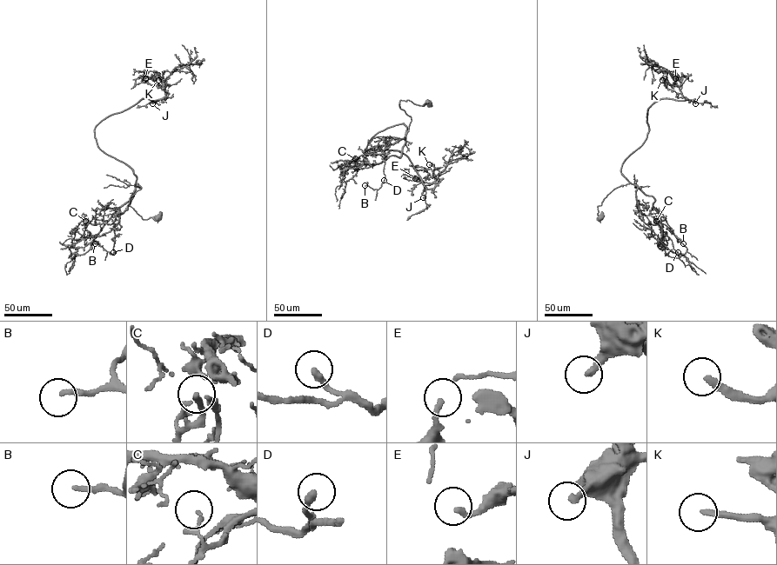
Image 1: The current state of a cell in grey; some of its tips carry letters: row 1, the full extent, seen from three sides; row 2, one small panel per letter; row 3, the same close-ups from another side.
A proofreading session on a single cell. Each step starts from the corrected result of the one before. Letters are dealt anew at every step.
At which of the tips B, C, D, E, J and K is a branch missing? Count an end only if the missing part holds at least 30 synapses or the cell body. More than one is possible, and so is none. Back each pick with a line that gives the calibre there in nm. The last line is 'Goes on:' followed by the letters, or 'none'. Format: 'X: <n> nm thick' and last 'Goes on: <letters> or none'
J: 280 nm thick
K: 200 nm thick
Goes on: J, K

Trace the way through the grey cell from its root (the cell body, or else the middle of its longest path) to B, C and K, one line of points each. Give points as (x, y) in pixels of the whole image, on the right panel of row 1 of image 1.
B: (601, 216), (597, 206), (608, 194), (634, 184), (643, 221), (673, 252), (686, 252), (683, 243)
C: (601, 216), (597, 206), (606, 196), (631, 183), (638, 187), (636, 202), (643, 221), (658, 224), (656, 221)
K: (601, 216), (603, 200), (630, 182), (621, 166), (646, 139), (648, 109), (660, 99), (686, 99), (662, 80)

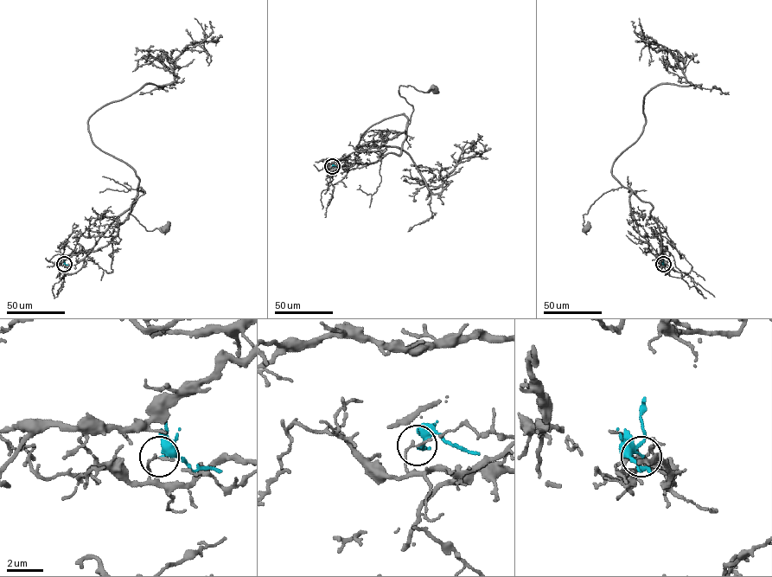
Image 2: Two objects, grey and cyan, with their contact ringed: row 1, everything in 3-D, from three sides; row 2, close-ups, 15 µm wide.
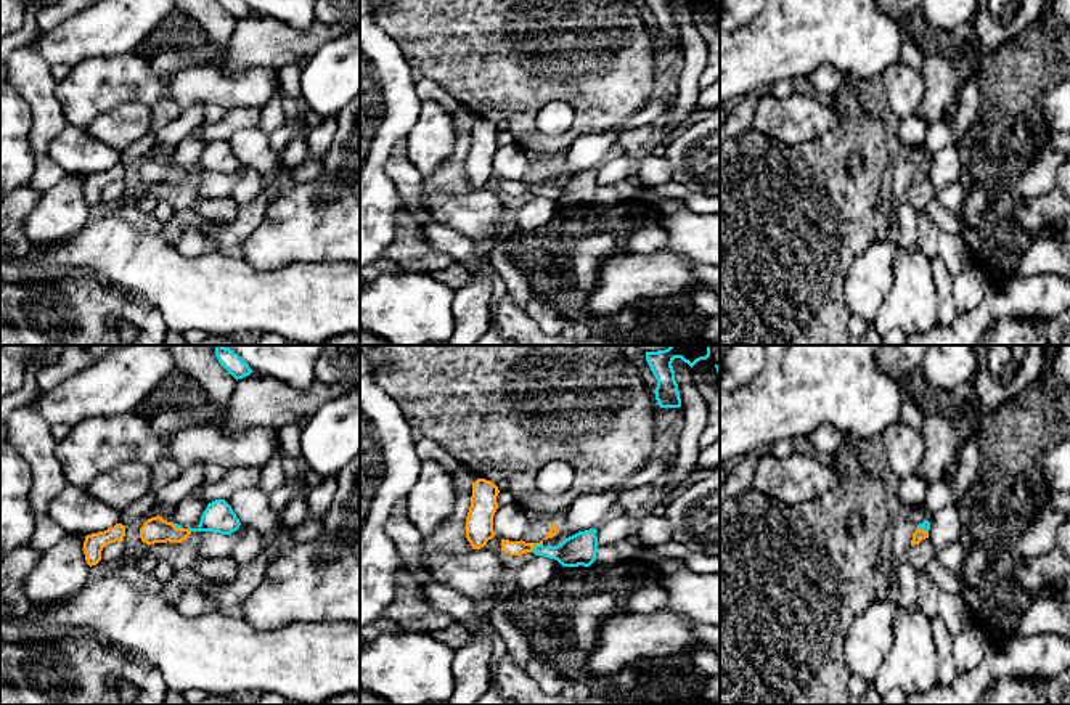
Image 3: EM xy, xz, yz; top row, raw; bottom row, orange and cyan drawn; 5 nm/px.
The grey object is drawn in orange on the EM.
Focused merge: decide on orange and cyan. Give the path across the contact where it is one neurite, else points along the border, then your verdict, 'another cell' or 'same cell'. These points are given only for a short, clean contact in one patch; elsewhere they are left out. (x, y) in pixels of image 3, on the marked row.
along xz (542, 543), (530, 551) | another cell

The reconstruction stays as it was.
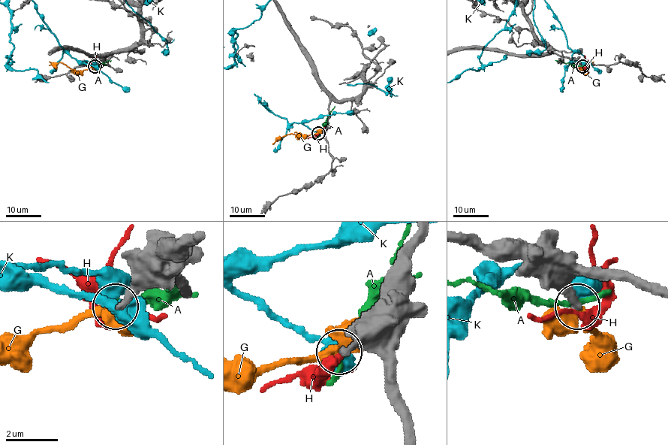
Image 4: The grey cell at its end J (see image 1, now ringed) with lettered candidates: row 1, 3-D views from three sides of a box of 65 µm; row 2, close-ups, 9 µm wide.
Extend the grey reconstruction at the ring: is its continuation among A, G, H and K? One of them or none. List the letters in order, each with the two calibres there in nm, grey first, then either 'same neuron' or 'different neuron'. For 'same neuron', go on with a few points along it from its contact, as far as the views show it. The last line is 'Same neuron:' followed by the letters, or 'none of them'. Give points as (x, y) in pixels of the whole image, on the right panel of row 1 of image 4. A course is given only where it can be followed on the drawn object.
A: 320 nm thick on the grey side, 180 nm on the other; different neuron
G: 280 nm thick on the grey side, 360 nm on the other; same neuron; it runs (583, 67), (585, 70), (583, 68), (585, 62), (591, 64), (594, 62)
H: 280 nm thick on the grey side, 280 nm on the other; different neuron
K: 400 nm thick on the grey side, 550 nm on the other; different neuron
Same neuron: G

